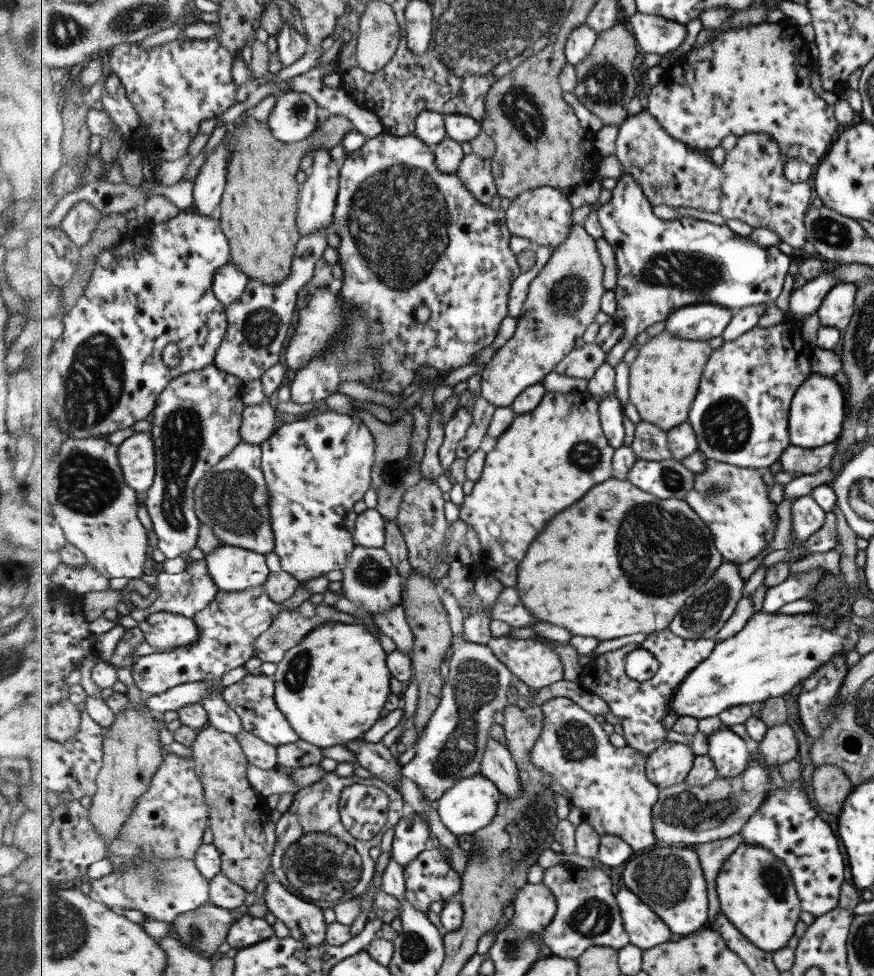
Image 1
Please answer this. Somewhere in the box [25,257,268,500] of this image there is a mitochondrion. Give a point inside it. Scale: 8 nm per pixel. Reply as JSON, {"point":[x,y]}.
{"point":[96,383]}

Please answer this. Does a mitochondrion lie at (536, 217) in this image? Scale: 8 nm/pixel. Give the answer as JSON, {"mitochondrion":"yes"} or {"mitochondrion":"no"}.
{"mitochondrion":"yes"}

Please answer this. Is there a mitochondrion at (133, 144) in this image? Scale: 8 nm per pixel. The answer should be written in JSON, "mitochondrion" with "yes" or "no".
{"mitochondrion":"no"}

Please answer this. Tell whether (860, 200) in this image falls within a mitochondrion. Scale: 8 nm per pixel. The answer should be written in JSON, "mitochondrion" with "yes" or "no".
{"mitochondrion":"no"}

